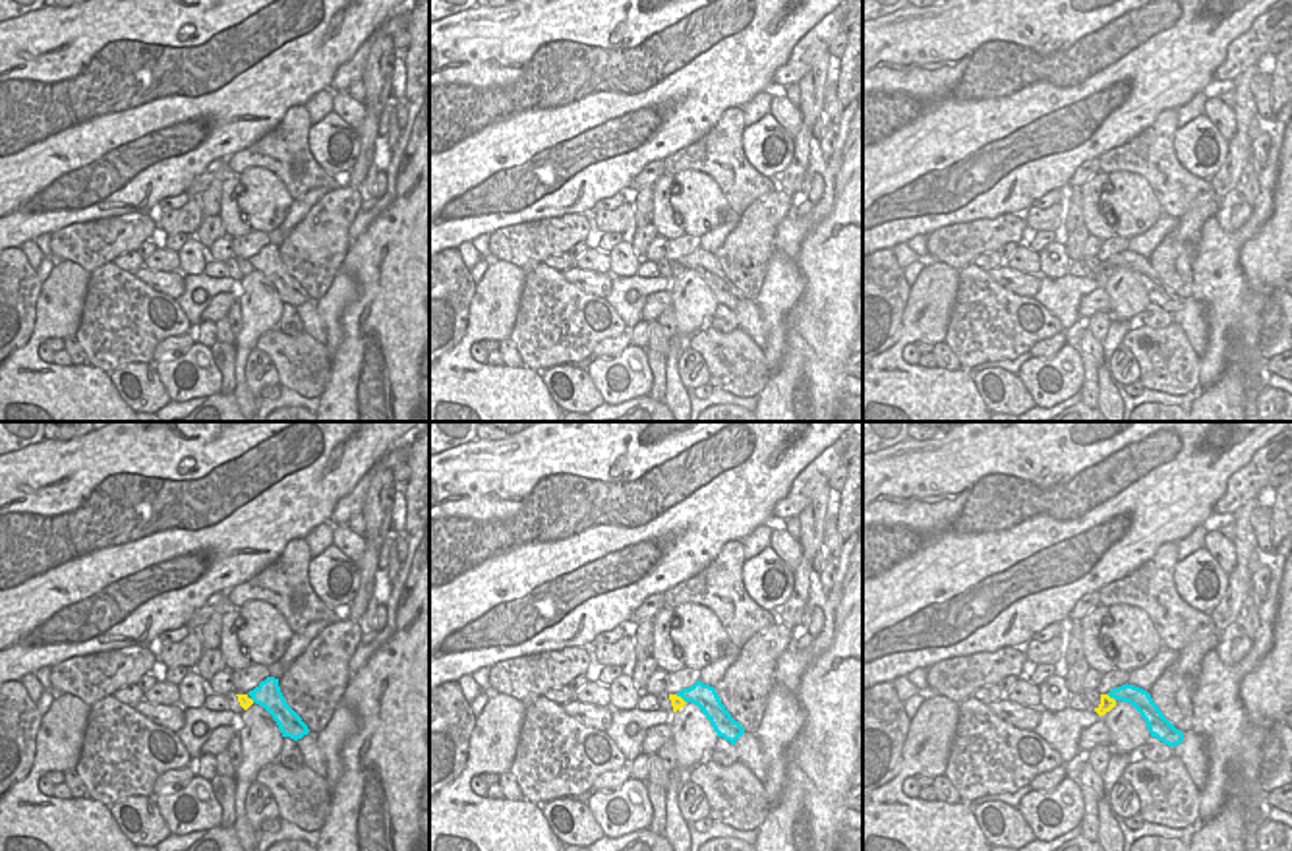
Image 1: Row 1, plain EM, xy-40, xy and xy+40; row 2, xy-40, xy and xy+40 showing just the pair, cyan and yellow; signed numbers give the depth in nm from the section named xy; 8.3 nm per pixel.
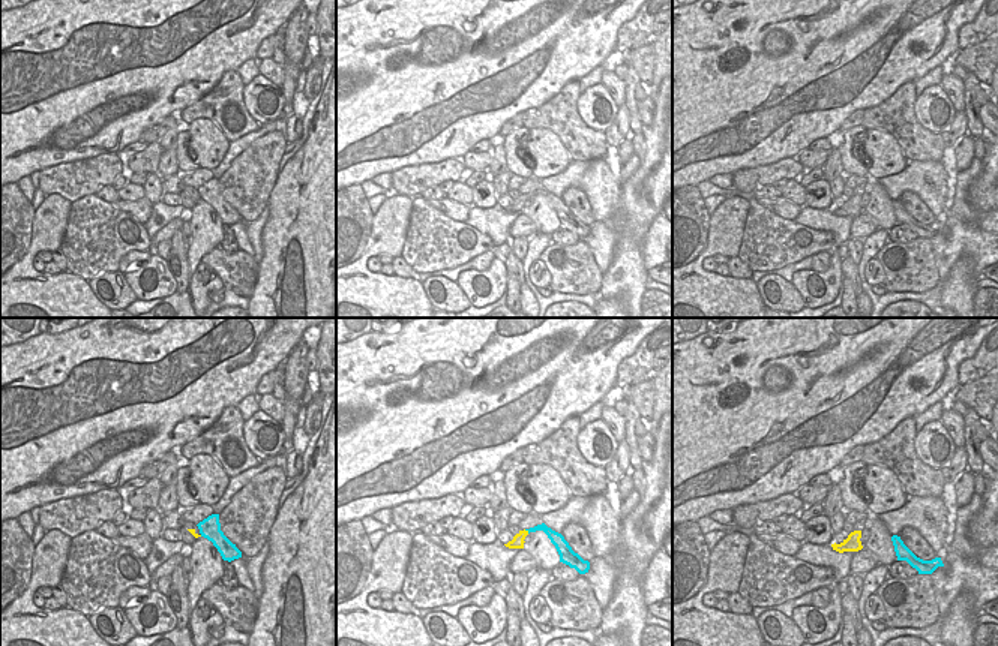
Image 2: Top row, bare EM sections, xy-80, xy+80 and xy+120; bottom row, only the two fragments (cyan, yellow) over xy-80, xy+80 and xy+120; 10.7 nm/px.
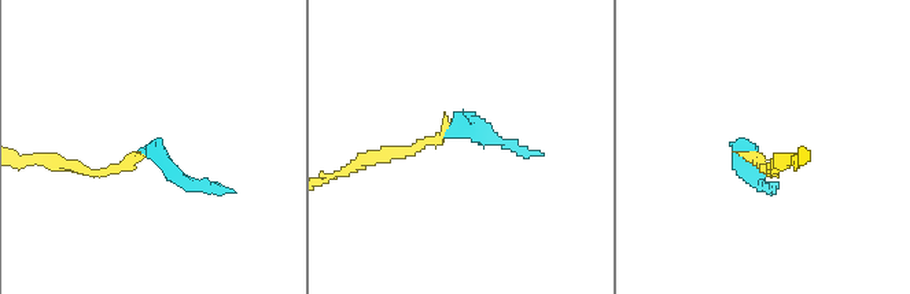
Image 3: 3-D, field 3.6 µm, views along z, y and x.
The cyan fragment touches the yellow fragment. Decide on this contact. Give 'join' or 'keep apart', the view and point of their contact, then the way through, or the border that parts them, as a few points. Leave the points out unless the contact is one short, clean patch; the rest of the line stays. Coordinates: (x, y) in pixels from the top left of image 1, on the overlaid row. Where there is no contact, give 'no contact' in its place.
join; contact xy+40 (1111, 697); way xy+40 (1140, 699), (1134, 695), (1111, 697), (1107, 703)

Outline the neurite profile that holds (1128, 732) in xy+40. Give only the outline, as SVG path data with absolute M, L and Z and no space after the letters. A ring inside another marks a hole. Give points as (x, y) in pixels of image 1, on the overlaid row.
M1116 702L1102 721L1110 731L1110 754L1137 754L1151 737L1145 719L1130 702Z

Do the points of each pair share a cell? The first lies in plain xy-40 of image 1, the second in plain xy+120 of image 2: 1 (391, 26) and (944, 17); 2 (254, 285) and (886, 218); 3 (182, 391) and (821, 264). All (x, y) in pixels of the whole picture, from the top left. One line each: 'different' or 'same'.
1: different
2: same
3: different

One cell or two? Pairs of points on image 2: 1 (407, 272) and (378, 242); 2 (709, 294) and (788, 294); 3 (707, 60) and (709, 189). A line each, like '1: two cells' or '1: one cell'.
1: two cells
2: two cells
3: two cells

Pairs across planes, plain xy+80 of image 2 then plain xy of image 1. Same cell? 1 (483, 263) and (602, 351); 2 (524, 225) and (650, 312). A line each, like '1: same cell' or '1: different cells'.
1: same cell
2: same cell

